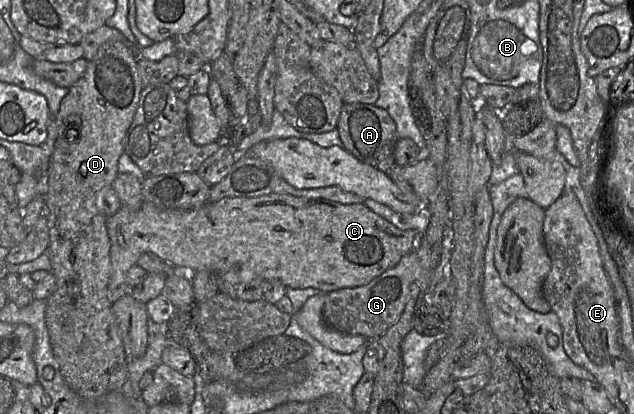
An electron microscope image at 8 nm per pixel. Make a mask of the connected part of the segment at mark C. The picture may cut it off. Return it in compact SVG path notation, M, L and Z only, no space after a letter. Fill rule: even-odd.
M274 193L251 198L226 197L215 202L208 201L191 210L160 209L148 202L143 202L137 211L122 206L114 215L107 217L106 226L110 238L111 263L108 294L112 303L131 293L126 281L127 272L145 252L154 253L182 272L207 270L221 275L230 270L243 270L250 271L264 281L279 281L286 288L313 288L330 293L369 283L396 266L420 242L414 230L396 228L364 204L344 205Z

